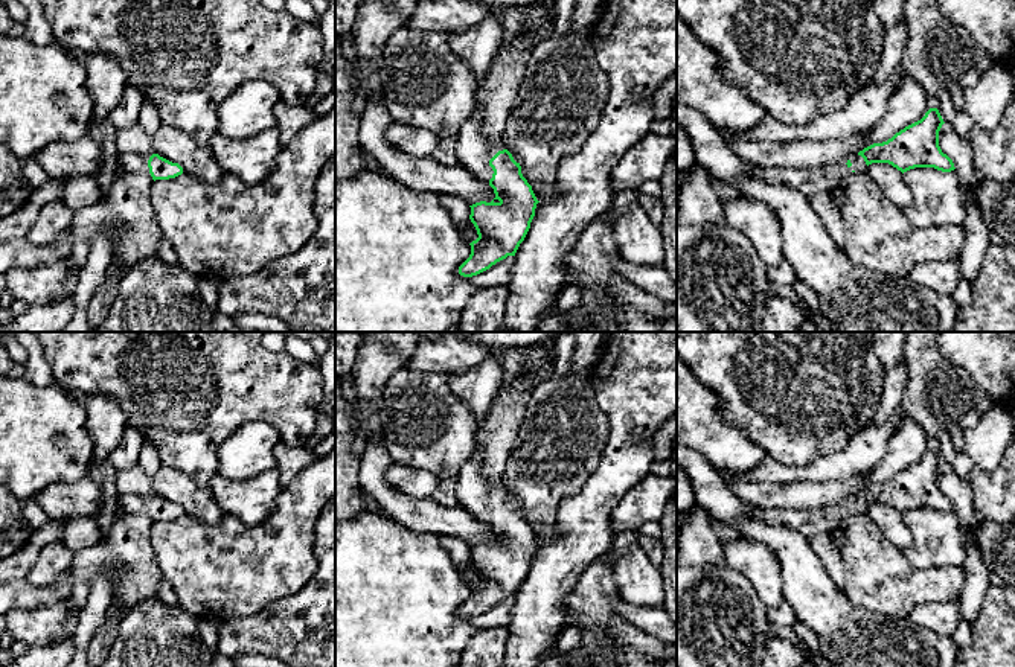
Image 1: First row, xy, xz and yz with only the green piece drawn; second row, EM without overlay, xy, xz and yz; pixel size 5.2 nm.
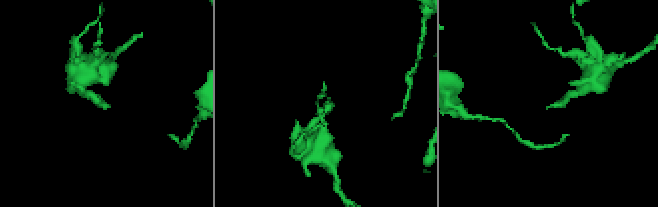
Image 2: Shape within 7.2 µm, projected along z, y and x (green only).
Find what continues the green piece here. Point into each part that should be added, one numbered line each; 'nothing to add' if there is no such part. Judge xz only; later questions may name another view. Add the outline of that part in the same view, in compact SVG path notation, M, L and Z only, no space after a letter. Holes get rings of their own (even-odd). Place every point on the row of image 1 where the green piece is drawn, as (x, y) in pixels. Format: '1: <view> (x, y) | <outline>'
1: xz (473, 149) | M474 113L457 132L457 158L459 164L466 168L477 180L489 181L492 178L492 168L489 160L504 146L492 146L480 131L482 117Z

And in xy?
1: xy (131, 163) | M120 154L117 166L126 174L145 174L149 172L148 157L139 154Z

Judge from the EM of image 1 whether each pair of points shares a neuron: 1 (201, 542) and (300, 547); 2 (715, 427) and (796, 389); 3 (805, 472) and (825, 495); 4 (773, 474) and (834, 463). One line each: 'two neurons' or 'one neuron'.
1: one neuron
2: two neurons
3: two neurons
4: one neuron

